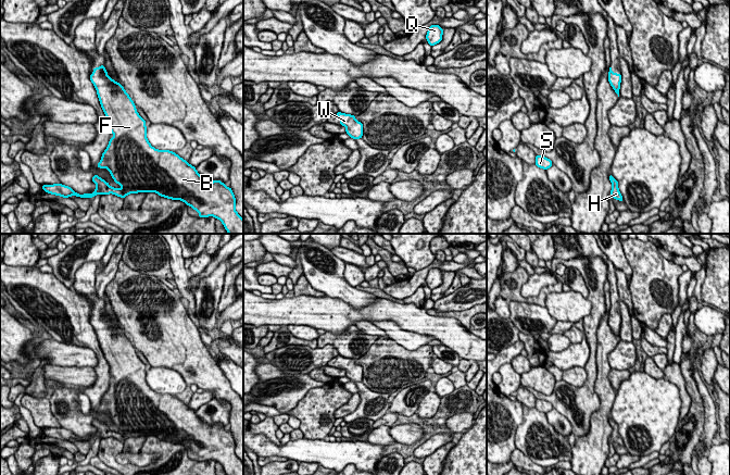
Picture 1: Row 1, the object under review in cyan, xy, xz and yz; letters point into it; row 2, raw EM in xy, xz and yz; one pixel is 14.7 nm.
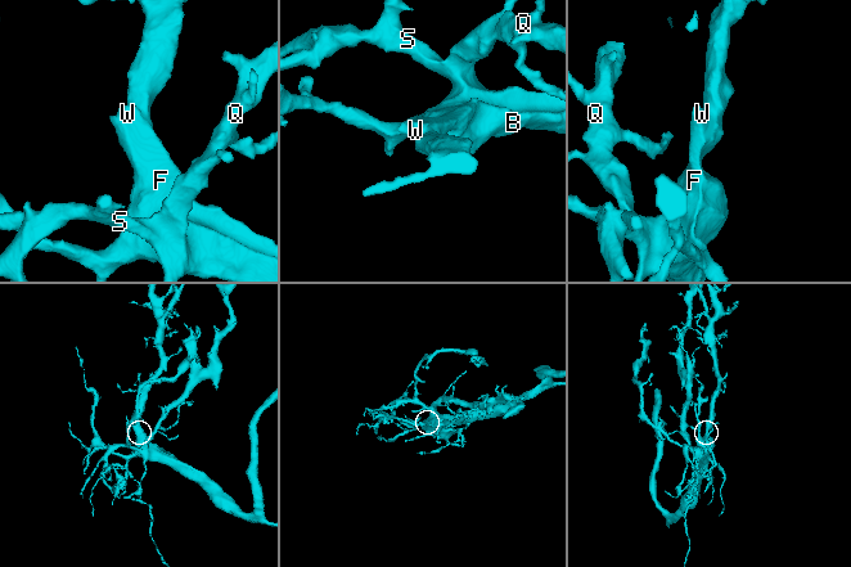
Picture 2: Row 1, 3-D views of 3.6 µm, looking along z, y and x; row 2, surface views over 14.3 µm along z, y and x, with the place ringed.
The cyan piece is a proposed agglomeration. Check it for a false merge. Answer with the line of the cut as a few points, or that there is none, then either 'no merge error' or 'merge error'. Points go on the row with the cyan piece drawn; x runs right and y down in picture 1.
no cut | no merge error

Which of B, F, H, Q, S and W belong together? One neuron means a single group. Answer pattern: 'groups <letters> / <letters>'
groups B F H Q S W

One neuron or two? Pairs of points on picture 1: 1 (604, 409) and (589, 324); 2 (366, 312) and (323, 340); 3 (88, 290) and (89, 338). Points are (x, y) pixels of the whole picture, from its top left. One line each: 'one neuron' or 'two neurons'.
1: two neurons
2: two neurons
3: two neurons

